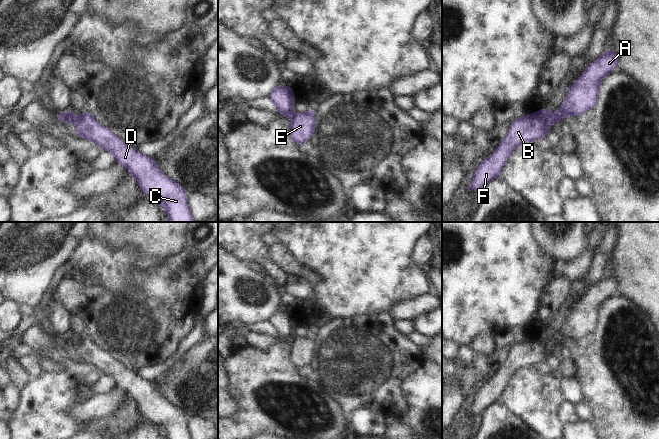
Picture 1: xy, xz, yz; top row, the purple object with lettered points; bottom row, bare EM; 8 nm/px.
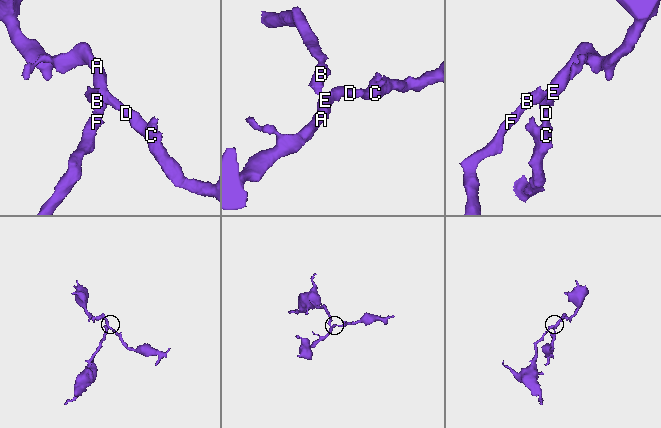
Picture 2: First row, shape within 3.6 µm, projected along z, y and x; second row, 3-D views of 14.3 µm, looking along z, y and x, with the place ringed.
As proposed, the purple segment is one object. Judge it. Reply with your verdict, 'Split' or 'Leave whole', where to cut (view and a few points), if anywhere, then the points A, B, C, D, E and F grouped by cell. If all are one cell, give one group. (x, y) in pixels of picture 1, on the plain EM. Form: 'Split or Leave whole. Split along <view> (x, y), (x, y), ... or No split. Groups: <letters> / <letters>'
Split. Split along xy (65, 337), (67, 345). Groups: A C D E / B F.

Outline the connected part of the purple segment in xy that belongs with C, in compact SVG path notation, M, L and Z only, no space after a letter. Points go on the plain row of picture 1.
M73 333L66 337L67 347L76 347L77 360L94 365L98 371L114 378L116 386L127 392L137 403L140 413L158 426L167 439L191 439L187 429L187 416L182 410L166 400L152 381L140 378L127 369L109 353L101 349L87 335L75 343Z

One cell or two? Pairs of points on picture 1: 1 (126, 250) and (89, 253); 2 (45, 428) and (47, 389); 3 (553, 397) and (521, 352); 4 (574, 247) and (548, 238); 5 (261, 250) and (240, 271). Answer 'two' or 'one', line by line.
1: one
2: one
3: two
4: one
5: two

